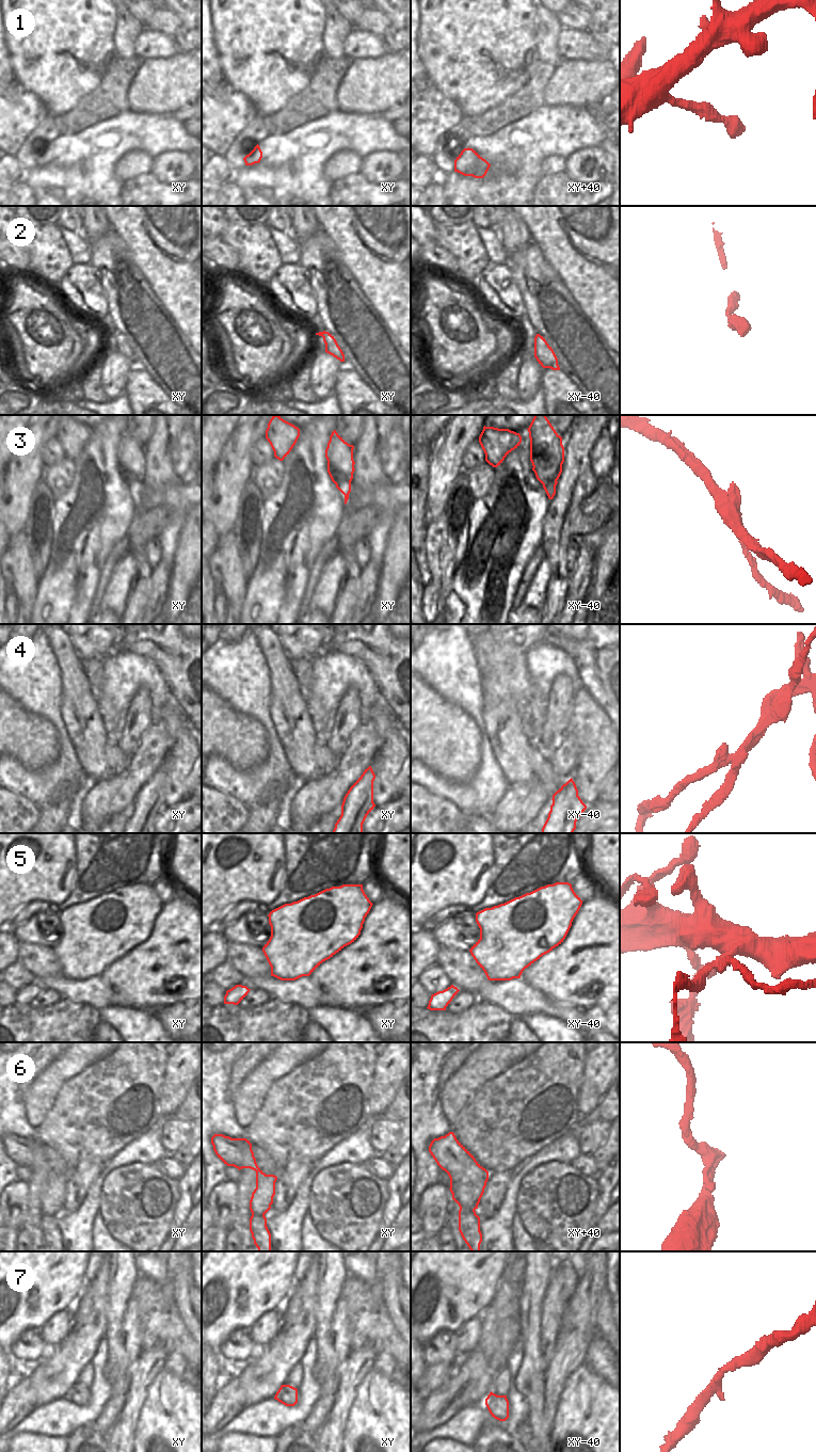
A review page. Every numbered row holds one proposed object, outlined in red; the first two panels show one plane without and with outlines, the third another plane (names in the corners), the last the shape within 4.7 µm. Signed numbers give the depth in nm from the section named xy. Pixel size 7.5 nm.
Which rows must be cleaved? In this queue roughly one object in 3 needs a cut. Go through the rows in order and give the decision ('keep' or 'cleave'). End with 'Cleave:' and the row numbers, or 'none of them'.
1: keep
2: keep
3: cleave
4: cleave
5: cleave
6: cleave
7: keep
Cleave: 3, 4, 5, 6

